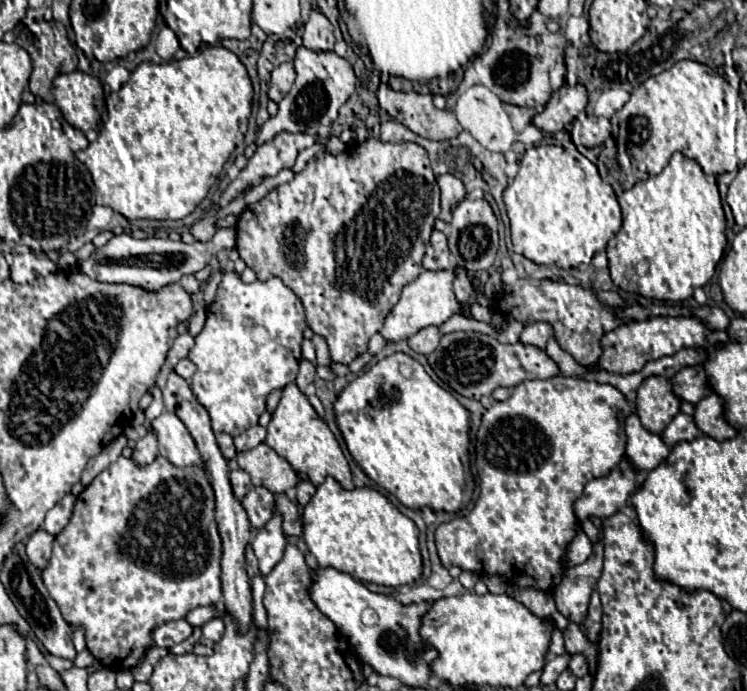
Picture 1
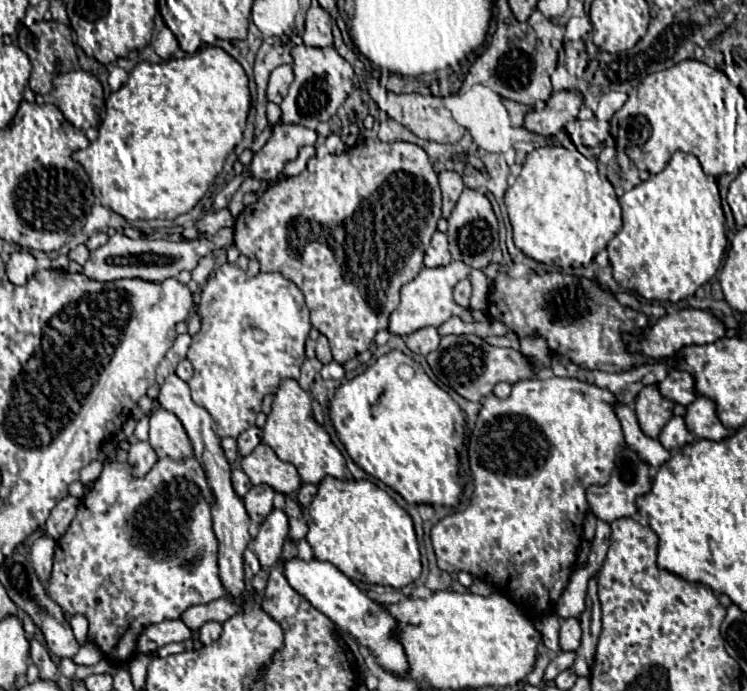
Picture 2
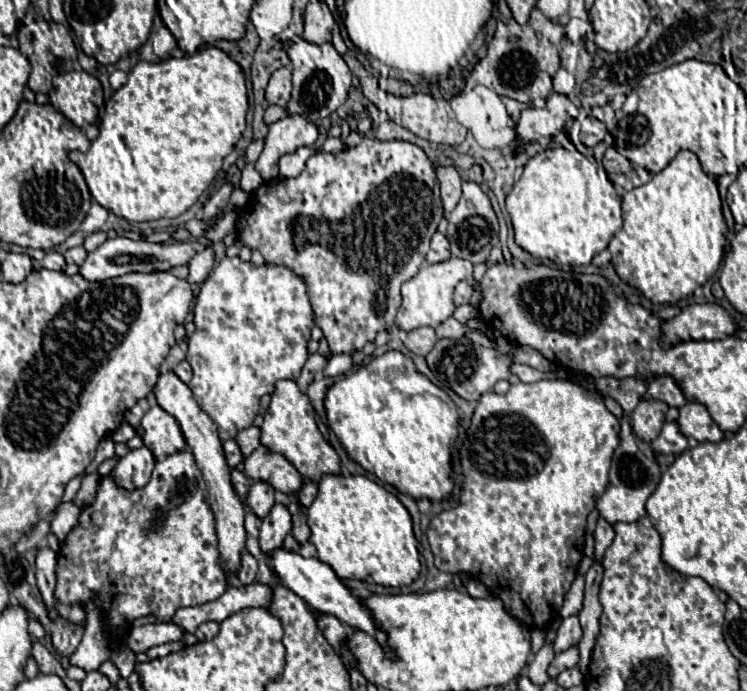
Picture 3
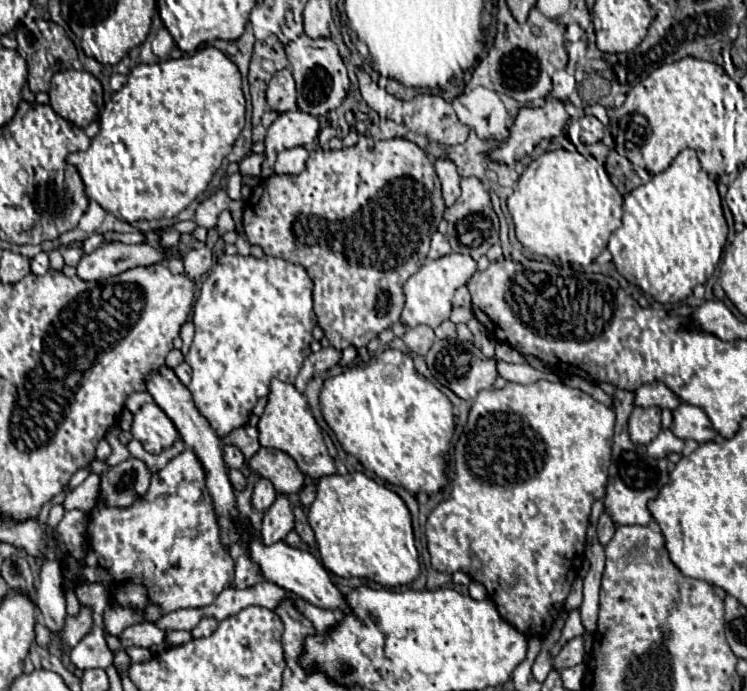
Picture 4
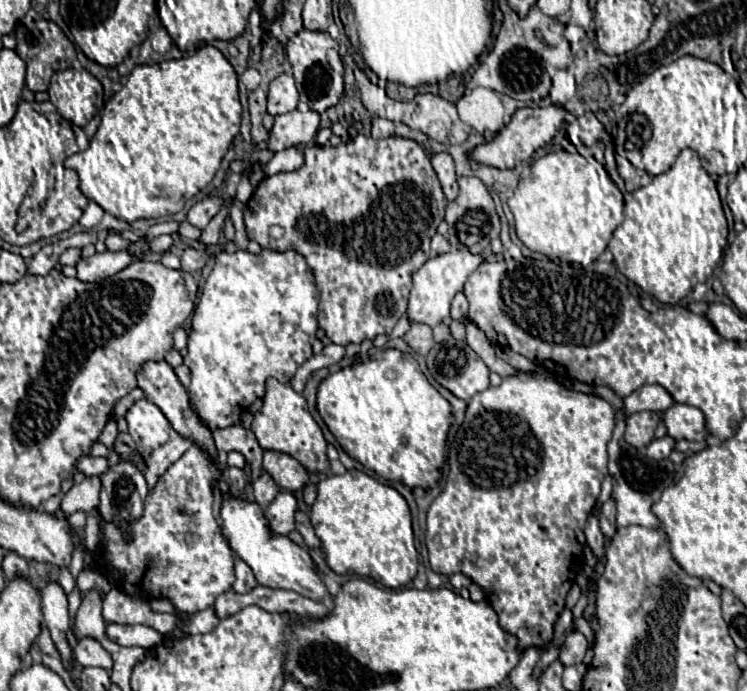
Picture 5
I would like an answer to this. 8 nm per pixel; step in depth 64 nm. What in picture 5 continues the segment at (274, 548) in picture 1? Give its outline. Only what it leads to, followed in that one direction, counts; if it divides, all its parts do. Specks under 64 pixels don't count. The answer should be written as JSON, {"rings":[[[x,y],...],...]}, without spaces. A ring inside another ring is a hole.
{"rings":[[[280,490],[274,502],[266,508],[264,516],[268,516],[268,528],[276,532],[276,536],[286,536],[288,532],[294,530],[294,512],[296,512],[296,498]]]}

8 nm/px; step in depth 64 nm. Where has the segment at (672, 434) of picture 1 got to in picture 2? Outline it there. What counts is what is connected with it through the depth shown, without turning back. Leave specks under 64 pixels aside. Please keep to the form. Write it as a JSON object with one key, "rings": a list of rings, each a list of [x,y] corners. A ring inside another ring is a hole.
{"rings":[[[674,416],[662,430],[662,434],[658,436],[658,440],[662,442],[662,446],[666,450],[678,450],[684,444],[690,444],[696,436],[692,436],[692,432],[688,432],[684,418],[682,416]]]}

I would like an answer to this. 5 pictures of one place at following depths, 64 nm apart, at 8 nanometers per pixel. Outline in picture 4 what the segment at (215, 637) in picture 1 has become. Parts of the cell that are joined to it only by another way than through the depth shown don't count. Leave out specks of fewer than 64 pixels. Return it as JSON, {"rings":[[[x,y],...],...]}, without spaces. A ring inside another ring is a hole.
{"rings":[[[202,618],[200,624],[192,630],[192,636],[194,638],[202,638],[202,636],[210,636],[214,630],[216,630],[218,622],[214,618]]]}

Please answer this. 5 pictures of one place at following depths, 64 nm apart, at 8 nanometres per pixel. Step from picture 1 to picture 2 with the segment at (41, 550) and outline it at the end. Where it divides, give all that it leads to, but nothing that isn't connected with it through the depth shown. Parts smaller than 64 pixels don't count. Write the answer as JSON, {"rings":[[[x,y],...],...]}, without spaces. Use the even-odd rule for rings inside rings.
{"rings":[[[40,536],[32,542],[30,546],[30,558],[32,558],[32,564],[36,568],[36,574],[38,578],[46,584],[48,582],[48,576],[50,576],[50,570],[52,570],[52,554],[54,554],[54,546],[56,546],[56,540],[52,540],[50,536]]]}

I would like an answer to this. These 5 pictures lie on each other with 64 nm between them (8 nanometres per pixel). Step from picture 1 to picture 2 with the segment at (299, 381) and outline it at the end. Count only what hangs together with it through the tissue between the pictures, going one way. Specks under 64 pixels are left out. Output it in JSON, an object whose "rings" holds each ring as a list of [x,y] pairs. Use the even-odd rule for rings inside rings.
{"rings":[[[316,358],[304,360],[304,364],[302,364],[302,374],[300,374],[300,380],[298,380],[300,388],[308,390],[308,386],[314,382],[314,376],[320,372],[320,368],[322,368],[322,364],[320,364]]]}

